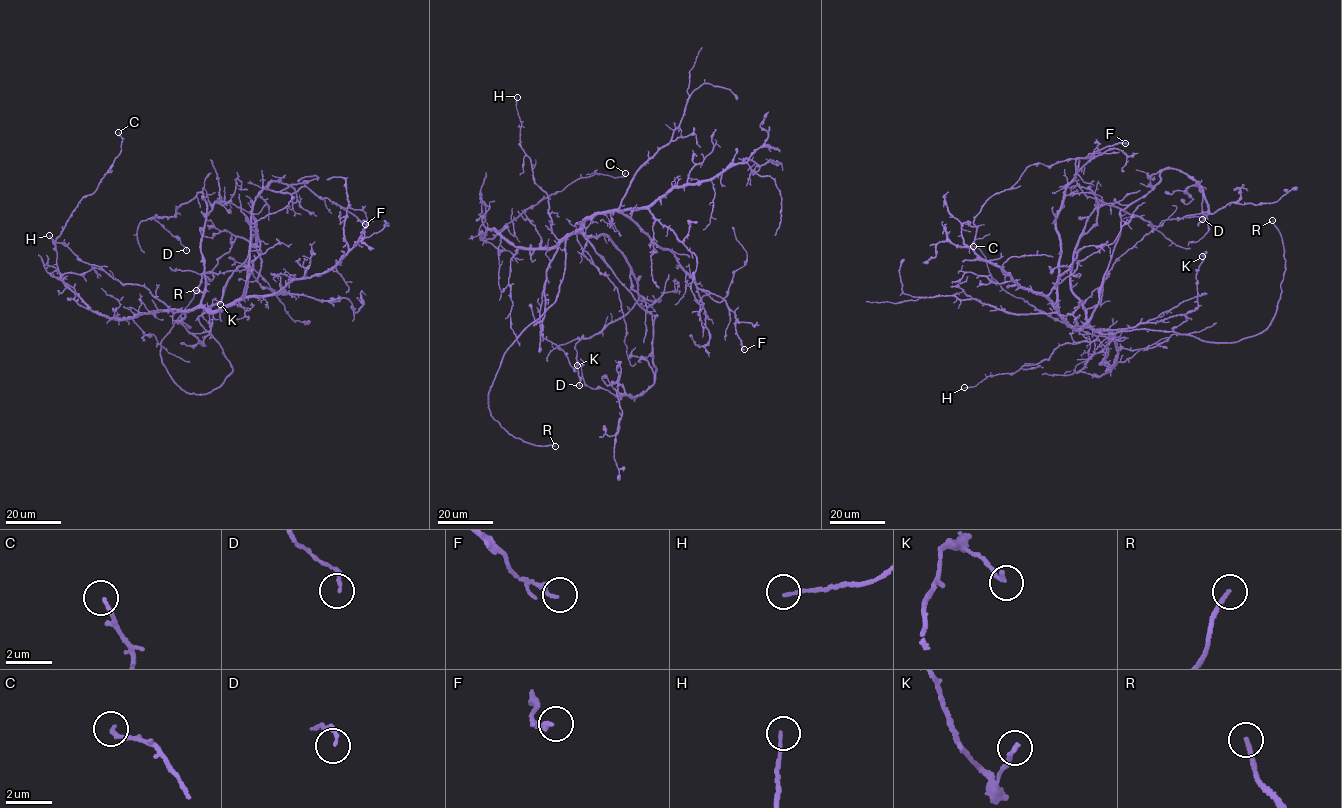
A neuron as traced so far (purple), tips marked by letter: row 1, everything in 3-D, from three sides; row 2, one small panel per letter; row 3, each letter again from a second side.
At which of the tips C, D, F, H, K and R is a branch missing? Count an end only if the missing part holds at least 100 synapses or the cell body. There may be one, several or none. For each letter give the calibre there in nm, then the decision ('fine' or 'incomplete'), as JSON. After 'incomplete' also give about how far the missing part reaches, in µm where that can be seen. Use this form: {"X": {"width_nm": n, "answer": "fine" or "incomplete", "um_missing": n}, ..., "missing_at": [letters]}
{"C": {"width_nm": 160, "answer": "fine"}, "D": {"width_nm": 130, "answer": "fine"}, "F": {"width_nm": 140, "answer": "fine"}, "H": {"width_nm": 130, "answer": "fine"}, "K": {"width_nm": 170, "answer": "fine"}, "R": {"width_nm": 190, "answer": "incomplete", "um_missing": 60}, "missing_at": ["R"]}

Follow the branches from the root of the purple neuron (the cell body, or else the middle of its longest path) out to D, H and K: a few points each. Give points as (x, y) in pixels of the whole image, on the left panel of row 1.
D: (210, 306), (201, 303), (207, 206), (201, 193), (173, 216), (151, 218), (186, 250)
H: (210, 306), (174, 312), (143, 285), (114, 279), (99, 266), (83, 262), (64, 243), (55, 242), (49, 235)
K: (210, 306), (185, 312), (186, 316), (180, 321), (202, 345), (210, 332), (209, 312), (212, 300), (220, 304)

